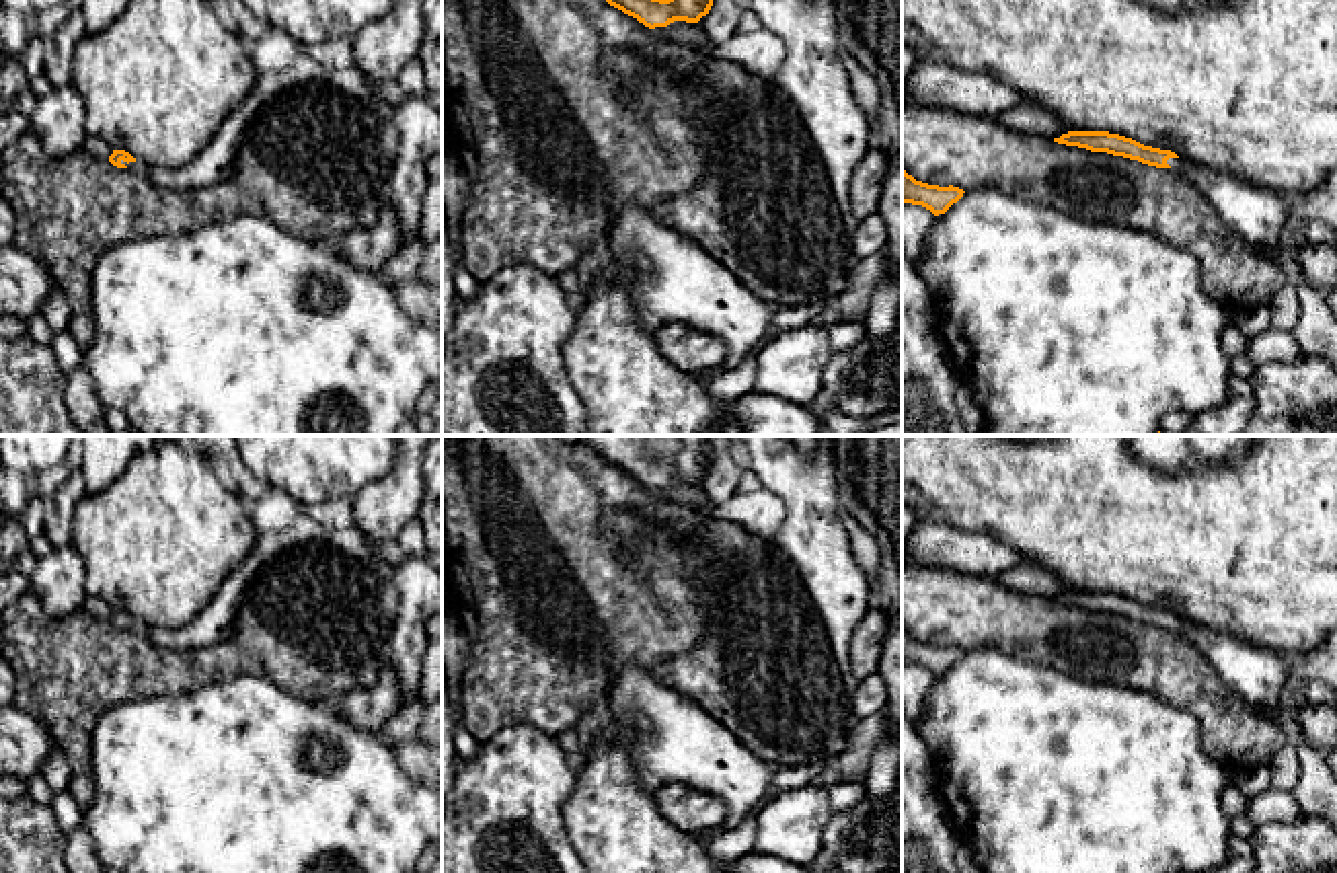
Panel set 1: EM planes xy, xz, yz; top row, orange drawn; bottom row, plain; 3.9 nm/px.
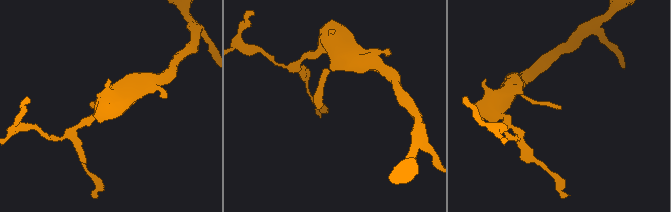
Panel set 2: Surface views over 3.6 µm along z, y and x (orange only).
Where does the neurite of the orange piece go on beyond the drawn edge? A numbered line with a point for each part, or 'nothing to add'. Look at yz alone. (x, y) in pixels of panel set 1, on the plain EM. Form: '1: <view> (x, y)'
1: yz (1257, 674)

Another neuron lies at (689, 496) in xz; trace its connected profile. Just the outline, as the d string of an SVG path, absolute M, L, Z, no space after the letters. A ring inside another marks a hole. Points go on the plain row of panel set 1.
M702 477L698 483L674 481L667 487L655 487L651 491L655 497L682 509L690 509L694 516L715 516L715 505L706 495L706 477Z

